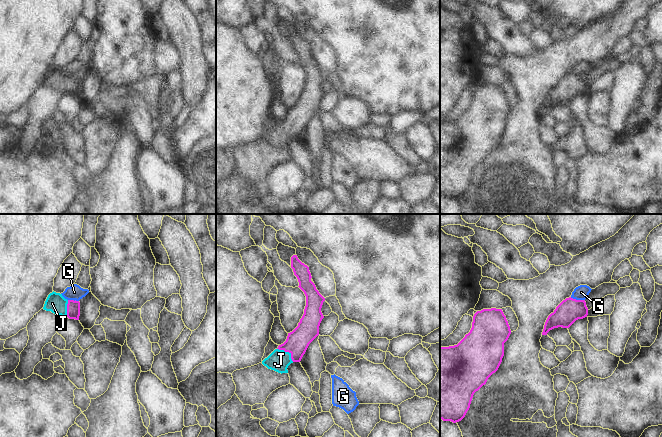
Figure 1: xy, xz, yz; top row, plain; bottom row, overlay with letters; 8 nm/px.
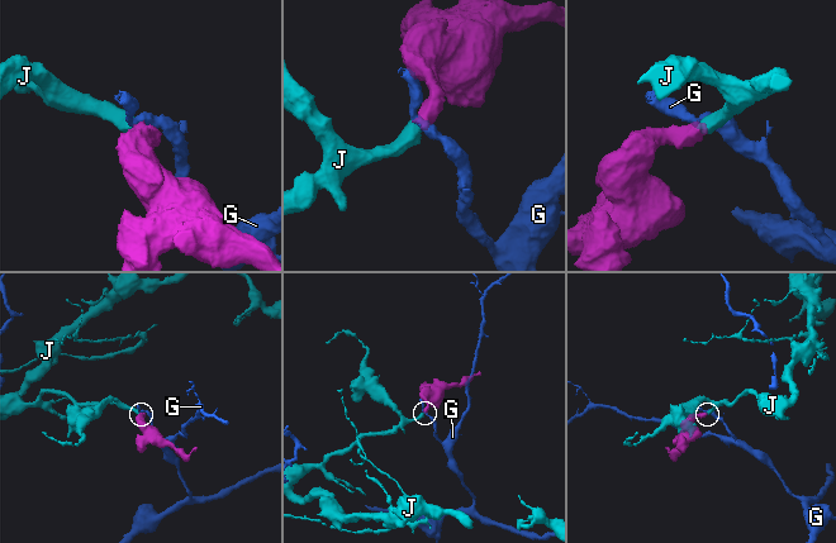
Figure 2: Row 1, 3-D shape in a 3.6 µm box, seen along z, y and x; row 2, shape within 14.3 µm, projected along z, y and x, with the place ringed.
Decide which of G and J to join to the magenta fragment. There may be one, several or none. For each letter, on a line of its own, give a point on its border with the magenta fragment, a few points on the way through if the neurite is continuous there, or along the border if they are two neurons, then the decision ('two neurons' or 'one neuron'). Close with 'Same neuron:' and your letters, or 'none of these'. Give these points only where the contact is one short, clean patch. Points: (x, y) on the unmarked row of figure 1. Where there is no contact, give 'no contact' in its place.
G: yz (577, 76) | along yz (570, 73), (576, 76), (584, 76) | two neurons
J: xz (287, 127) | across xz (297, 118), (287, 127), (279, 136) | one neuron
Same neuron: J

